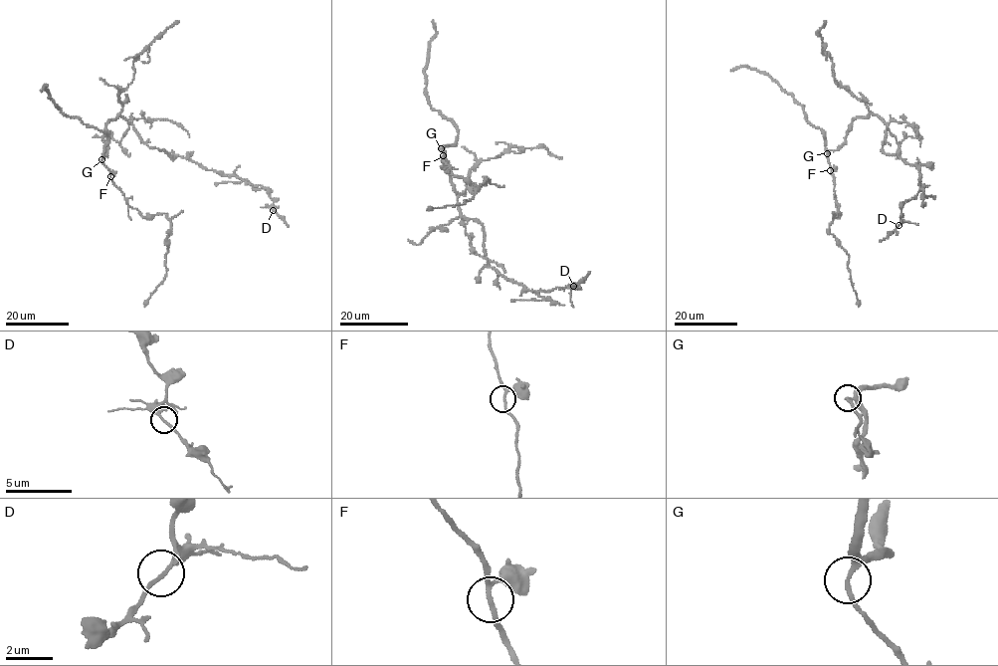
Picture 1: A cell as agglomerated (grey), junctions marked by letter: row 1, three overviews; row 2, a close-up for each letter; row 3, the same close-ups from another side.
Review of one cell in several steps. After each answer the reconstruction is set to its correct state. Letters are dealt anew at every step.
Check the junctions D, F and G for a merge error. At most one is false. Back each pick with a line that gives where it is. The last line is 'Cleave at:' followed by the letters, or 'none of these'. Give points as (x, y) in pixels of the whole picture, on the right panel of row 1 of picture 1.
Cleave at: none of these

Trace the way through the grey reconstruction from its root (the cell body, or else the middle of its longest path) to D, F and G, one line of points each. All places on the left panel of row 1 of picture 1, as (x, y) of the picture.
D: (110, 120), (120, 114), (143, 141), (170, 156), (262, 185), (274, 202), (273, 210)
F: (110, 120), (105, 125), (103, 137), (107, 146), (107, 155), (102, 159), (110, 176)
G: (110, 120), (105, 125), (103, 139), (107, 146), (107, 155), (102, 160)

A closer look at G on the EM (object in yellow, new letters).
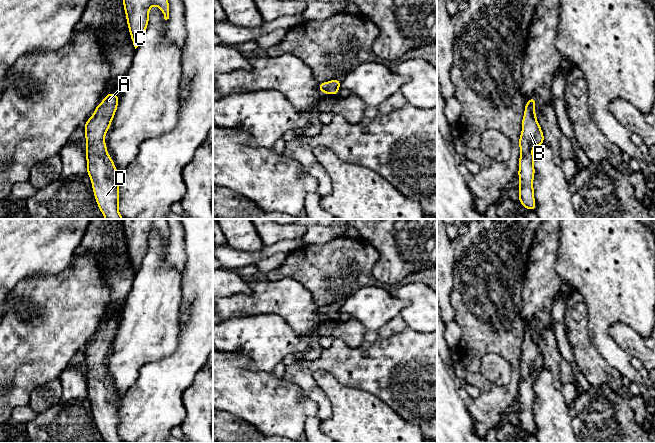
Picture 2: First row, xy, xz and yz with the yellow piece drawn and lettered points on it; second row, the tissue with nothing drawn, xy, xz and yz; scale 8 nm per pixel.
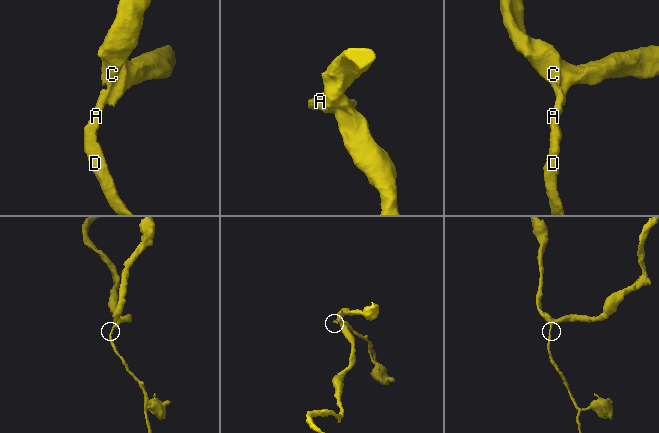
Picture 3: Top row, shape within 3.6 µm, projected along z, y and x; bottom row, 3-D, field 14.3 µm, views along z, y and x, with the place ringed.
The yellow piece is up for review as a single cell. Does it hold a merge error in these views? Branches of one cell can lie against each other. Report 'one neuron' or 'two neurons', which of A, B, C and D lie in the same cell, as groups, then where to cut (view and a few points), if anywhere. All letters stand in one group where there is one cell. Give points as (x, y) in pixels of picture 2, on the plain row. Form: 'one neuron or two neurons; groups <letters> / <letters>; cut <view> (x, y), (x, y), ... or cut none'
one neuron; groups A B C D; cut none

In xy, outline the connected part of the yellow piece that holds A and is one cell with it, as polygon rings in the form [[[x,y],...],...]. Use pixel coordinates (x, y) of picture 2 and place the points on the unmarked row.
[[[107,317],[84,348],[87,398],[91,403],[97,429],[105,443],[124,443],[119,437],[120,397],[107,377],[104,361],[119,327],[116,317]]]

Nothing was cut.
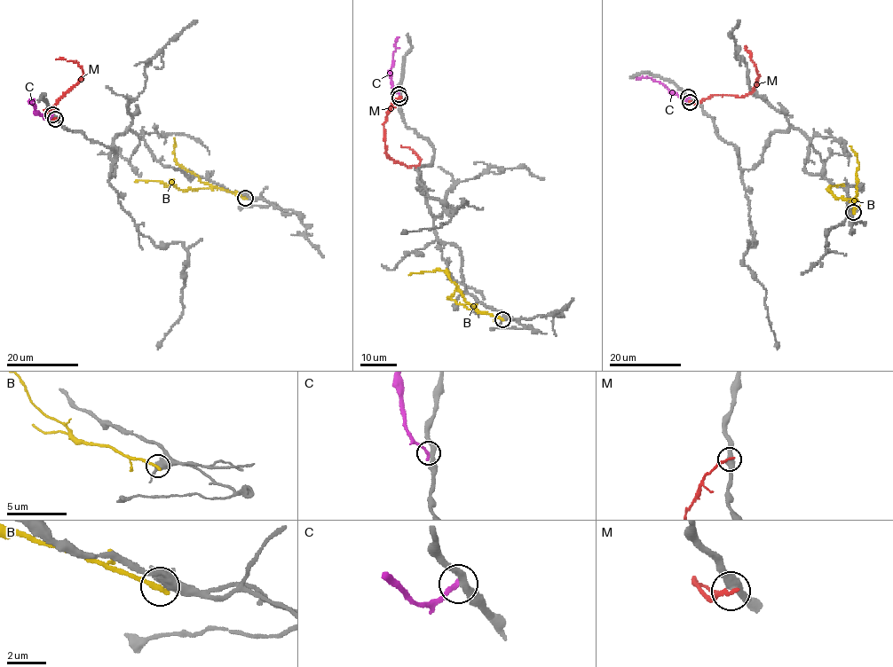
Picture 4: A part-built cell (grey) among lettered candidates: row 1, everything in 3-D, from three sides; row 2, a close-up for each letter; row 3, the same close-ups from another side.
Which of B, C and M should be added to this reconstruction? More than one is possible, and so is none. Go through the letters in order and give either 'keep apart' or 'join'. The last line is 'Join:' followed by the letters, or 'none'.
B: keep apart
C: keep apart
M: keep apart
Join: none

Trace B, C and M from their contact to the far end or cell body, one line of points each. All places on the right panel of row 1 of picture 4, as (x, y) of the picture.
B: (853, 212), (856, 200), (834, 197), (829, 190), (833, 185), (844, 186)
C: (688, 97), (683, 99), (649, 77), (636, 79)
M: (691, 101), (695, 103), (712, 95), (744, 97), (748, 94), (759, 74), (746, 48)

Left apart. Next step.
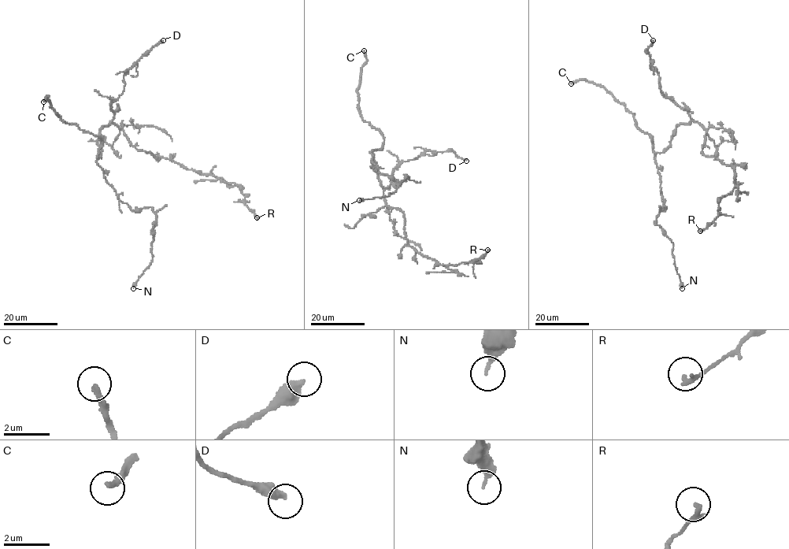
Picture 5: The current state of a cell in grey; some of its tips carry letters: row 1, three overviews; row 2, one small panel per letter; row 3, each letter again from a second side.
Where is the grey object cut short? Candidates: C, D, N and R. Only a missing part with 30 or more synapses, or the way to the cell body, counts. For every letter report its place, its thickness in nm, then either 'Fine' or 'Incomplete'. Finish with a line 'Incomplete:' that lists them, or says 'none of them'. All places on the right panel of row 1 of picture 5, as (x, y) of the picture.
C: Place: (571, 83). Thickness 200 nm. Incomplete
D: Place: (653, 40). Thickness 400 nm. Fine
N: Place: (682, 288). Thickness 180 nm. Fine
R: Place: (700, 231). Thickness 200 nm. Fine
Incomplete: C

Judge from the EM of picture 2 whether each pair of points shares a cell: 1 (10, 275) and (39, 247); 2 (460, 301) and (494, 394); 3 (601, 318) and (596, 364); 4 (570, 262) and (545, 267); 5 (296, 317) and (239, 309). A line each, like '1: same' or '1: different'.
1: same
2: same
3: different
4: different
5: same

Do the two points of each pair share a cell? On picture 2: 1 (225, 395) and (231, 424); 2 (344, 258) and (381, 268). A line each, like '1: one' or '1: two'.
1: two
2: two

